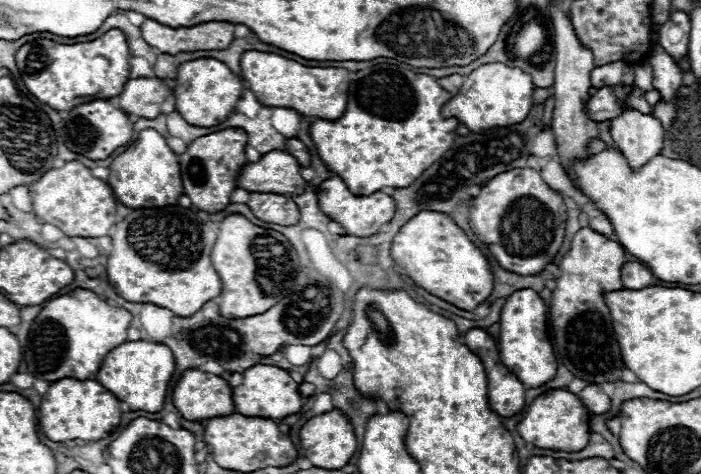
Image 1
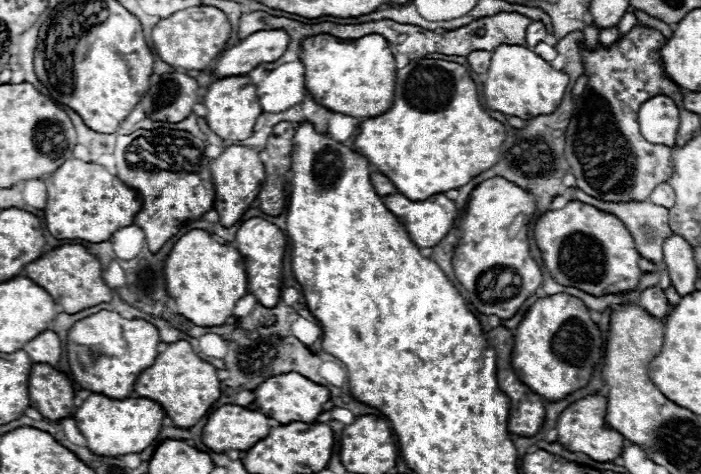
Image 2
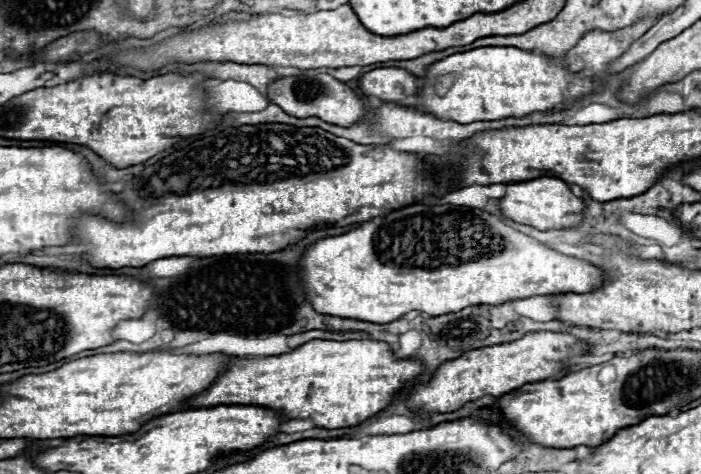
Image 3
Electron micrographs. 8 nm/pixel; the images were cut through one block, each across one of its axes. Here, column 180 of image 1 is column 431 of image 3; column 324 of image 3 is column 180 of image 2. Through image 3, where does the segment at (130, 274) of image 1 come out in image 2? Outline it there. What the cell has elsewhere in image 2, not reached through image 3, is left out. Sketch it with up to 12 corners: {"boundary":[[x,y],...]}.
{"boundary":[[190,230],[164,260],[176,312],[220,326],[246,296],[240,252]]}

